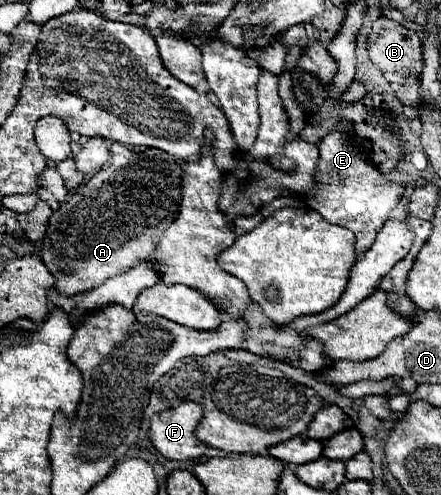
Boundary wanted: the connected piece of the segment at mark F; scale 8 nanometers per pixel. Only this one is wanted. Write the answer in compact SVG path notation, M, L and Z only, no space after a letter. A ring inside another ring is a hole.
M193 401L153 415L149 437L155 449L167 459L175 461L187 461L205 455L209 447L195 437L195 429L201 423L201 417L203 409Z

